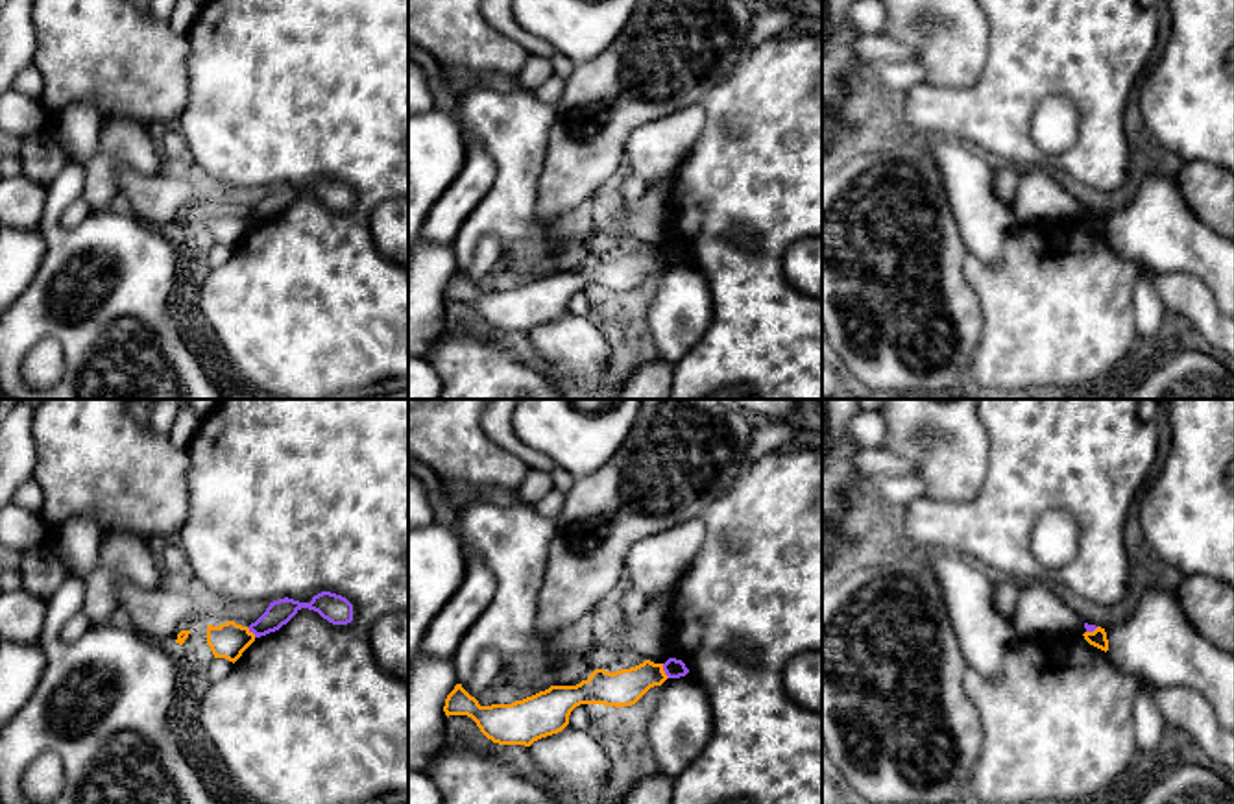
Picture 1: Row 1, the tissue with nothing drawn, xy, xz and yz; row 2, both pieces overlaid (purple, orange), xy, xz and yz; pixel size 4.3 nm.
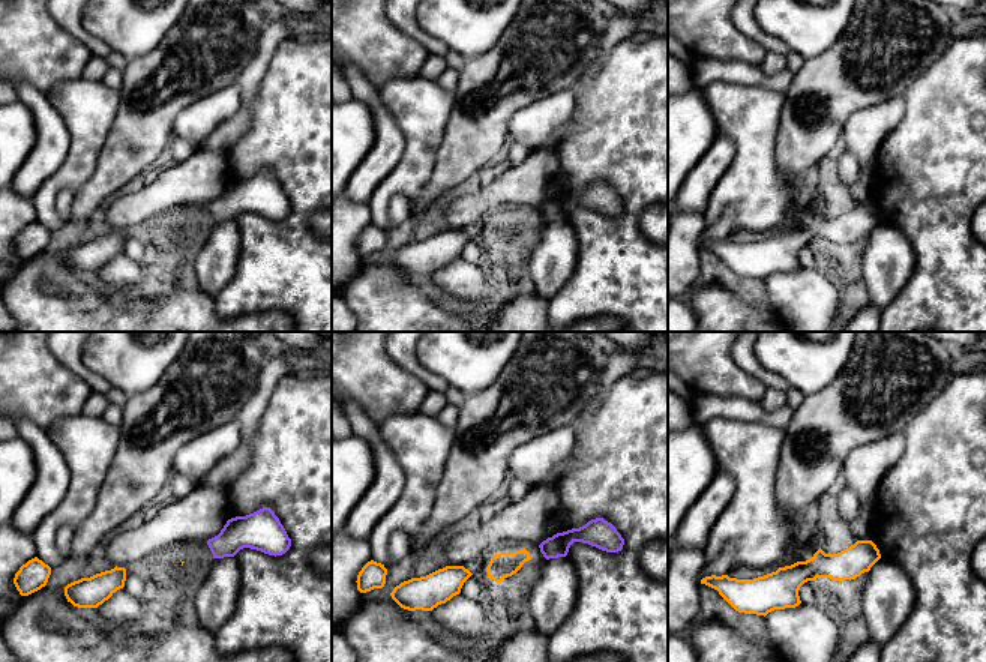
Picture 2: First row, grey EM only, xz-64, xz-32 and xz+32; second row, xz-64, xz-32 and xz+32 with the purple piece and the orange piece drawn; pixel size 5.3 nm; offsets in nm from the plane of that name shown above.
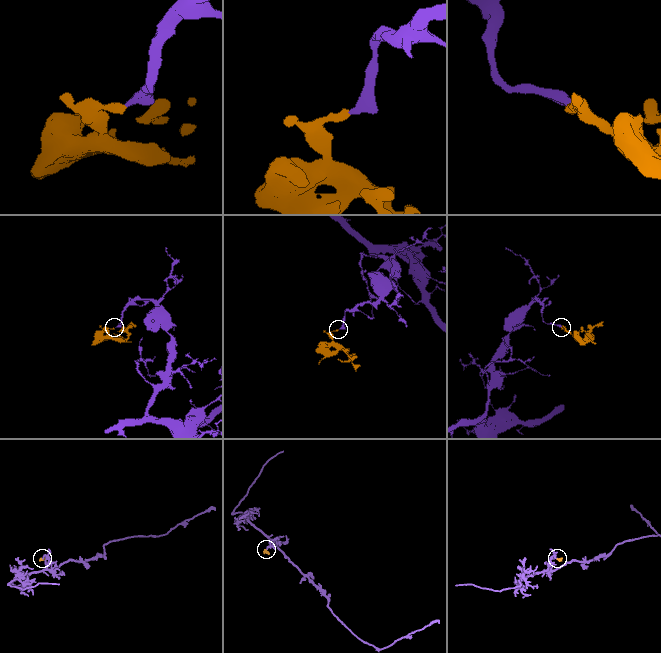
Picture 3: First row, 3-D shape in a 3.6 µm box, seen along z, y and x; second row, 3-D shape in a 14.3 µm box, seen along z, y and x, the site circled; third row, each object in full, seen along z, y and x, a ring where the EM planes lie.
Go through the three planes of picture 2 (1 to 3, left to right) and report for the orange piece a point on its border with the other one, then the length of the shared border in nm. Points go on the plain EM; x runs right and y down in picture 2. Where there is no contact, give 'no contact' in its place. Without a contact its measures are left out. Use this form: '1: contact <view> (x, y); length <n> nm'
1: no contact
2: no contact
3: no contact

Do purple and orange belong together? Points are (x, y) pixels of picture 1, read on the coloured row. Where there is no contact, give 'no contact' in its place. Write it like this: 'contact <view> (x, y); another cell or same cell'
contact xz (664, 670); another cell

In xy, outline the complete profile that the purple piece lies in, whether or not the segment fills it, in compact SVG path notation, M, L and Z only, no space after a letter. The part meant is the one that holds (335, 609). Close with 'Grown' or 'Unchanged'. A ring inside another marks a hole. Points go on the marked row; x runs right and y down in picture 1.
M321 591L314 595L310 603L299 603L288 597L273 601L248 628L255 638L266 636L286 625L301 608L318 612L333 625L347 625L353 621L353 604L345 597Z. Unchanged

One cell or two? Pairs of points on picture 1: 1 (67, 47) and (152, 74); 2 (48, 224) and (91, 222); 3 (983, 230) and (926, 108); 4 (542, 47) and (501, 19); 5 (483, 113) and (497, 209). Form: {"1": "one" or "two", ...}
{"1": "one", "2": "one", "3": "two", "4": "one", "5": "one"}

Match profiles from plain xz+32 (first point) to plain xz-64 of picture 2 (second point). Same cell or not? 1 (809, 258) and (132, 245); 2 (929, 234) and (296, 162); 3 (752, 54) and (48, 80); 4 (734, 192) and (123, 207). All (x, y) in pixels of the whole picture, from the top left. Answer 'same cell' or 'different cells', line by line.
1: same cell
2: same cell
3: same cell
4: different cells

